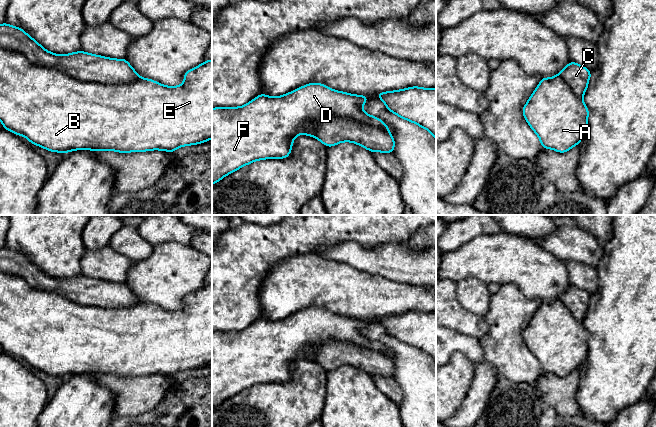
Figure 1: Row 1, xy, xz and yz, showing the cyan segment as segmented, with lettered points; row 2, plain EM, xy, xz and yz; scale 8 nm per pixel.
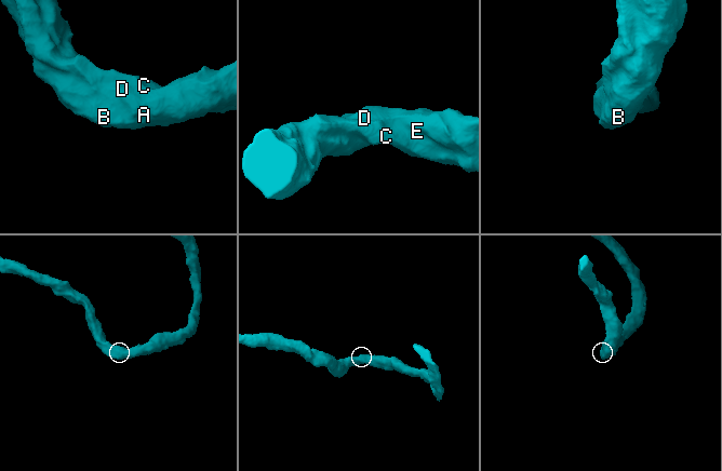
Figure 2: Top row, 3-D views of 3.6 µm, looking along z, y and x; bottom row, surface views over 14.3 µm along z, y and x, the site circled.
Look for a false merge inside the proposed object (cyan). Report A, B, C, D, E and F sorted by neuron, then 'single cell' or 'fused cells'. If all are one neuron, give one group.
A B C D E F; single cell

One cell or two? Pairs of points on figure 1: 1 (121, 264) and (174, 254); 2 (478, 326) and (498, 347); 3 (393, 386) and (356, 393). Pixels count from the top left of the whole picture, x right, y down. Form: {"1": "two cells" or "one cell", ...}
{"1": "two cells", "2": "two cells", "3": "two cells"}

